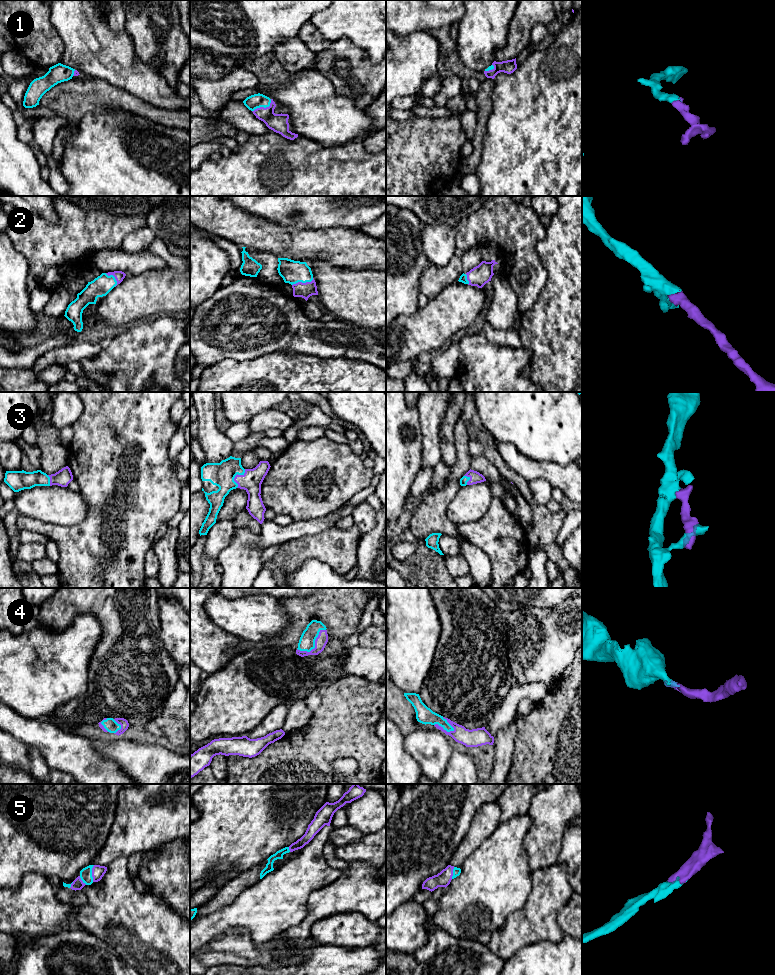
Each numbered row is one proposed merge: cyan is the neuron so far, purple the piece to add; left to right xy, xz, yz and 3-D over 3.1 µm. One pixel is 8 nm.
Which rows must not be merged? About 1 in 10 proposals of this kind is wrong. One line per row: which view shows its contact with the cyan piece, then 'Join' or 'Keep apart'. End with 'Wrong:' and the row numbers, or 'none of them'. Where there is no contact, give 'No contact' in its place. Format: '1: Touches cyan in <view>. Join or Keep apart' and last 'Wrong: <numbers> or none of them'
1: Touches cyan in xz. Join
2: Touches cyan in xz. Join
3: Touches cyan in xz. Join
4: Touches cyan in xz. Join
5: Touches cyan in xy. Join
Wrong: none of them

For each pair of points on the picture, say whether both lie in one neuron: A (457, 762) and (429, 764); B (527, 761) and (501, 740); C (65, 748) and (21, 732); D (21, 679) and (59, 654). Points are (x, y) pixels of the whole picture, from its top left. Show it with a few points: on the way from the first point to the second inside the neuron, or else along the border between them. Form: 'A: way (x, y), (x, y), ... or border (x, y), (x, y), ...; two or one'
A: border (454, 750), (443, 773); two
B: border (516, 727), (515, 747), (512, 764), (508, 773); two
C: way (54, 745), (46, 737), (32, 732); one
D: way (30, 672), (44, 660), (50, 658); one

